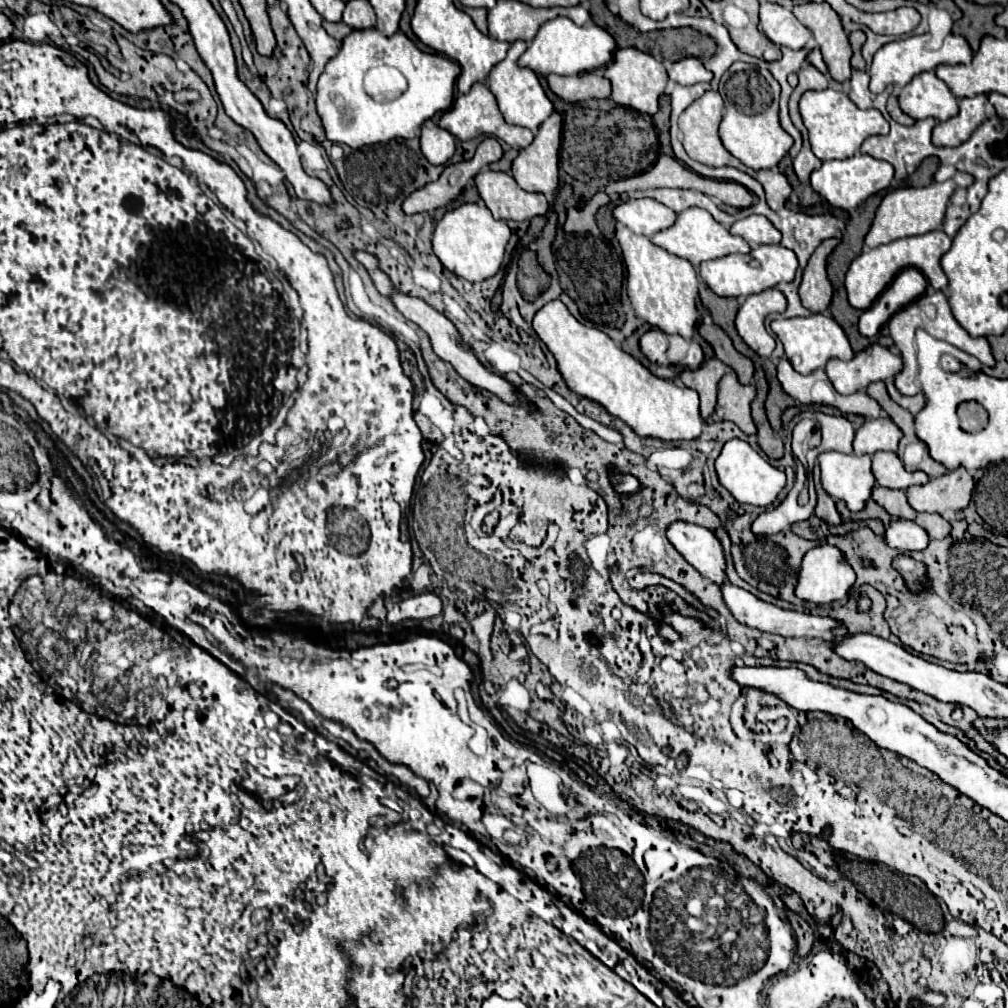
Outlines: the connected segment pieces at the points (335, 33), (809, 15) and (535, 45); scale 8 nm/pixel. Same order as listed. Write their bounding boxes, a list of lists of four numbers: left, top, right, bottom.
[[323,20,353,42],[793,2,851,82],[519,18,617,76]]

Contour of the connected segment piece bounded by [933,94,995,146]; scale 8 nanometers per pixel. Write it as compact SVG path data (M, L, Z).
M985 94L959 100L959 114L939 122L933 128L935 146L961 146L969 140L973 130L987 118L995 114L995 108L989 104Z

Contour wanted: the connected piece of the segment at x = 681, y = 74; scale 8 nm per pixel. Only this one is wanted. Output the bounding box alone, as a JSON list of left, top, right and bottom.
[667,56,713,86]

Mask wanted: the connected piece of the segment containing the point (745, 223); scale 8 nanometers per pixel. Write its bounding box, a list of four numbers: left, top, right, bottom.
[729,214,781,248]

